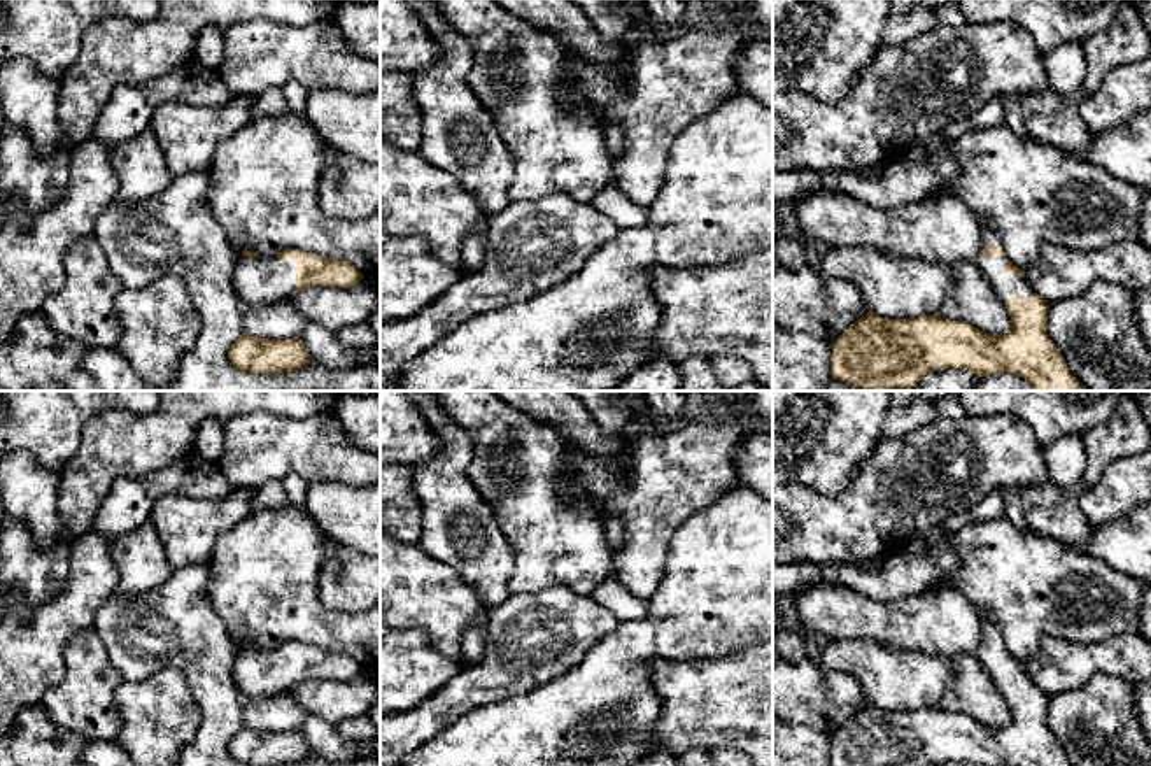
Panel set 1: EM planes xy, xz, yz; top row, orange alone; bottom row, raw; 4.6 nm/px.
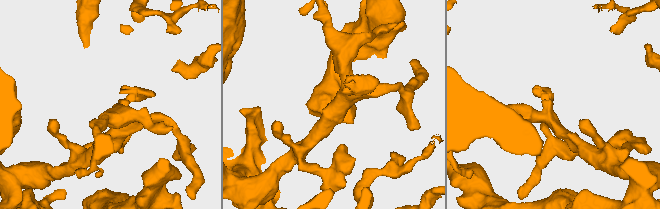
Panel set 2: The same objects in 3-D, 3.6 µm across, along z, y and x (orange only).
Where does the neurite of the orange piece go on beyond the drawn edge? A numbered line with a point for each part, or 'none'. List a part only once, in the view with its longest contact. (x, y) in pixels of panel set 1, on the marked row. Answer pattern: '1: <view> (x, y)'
1: yz (992, 269)

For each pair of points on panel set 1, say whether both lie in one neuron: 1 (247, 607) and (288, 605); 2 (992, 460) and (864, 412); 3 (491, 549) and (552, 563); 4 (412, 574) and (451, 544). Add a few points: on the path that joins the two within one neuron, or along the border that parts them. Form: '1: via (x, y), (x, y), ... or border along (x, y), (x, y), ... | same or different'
1: via (258, 605), (277, 605) | same
2: border along (880, 439), (875, 451), (855, 472) | different
3: border along (496, 517), (514, 553), (510, 595) | different
4: border along (417, 544), (433, 558), (449, 565), (466, 582) | different

